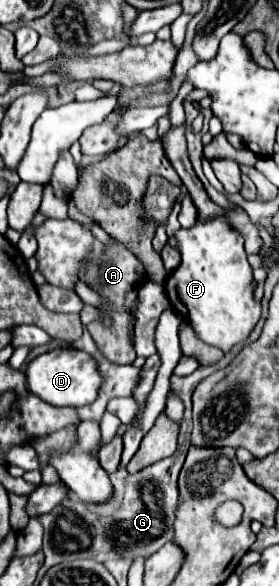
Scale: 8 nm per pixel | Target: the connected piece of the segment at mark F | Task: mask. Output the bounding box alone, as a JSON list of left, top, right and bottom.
[166,217,260,353]

